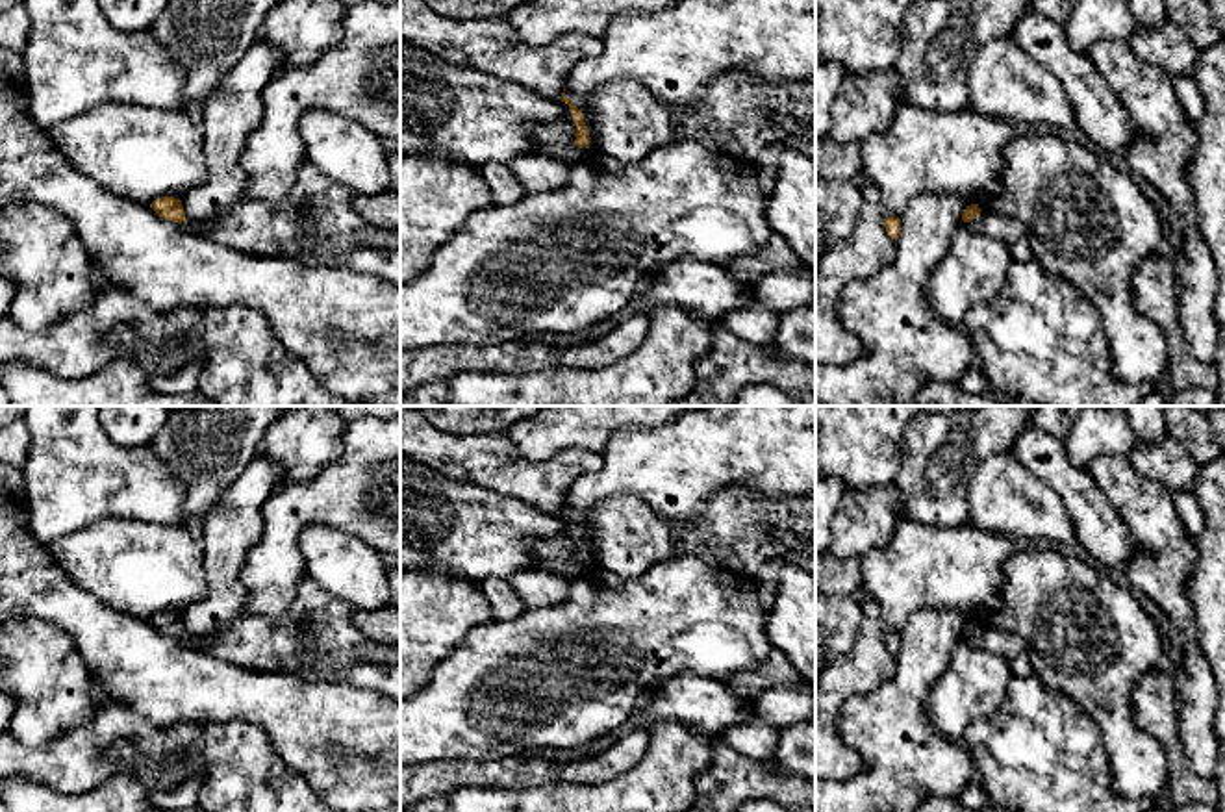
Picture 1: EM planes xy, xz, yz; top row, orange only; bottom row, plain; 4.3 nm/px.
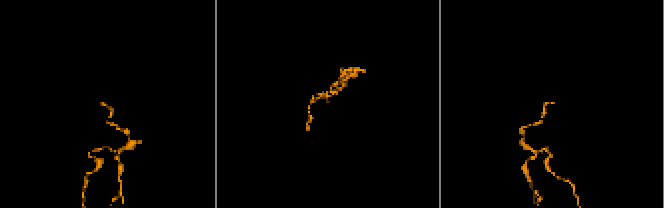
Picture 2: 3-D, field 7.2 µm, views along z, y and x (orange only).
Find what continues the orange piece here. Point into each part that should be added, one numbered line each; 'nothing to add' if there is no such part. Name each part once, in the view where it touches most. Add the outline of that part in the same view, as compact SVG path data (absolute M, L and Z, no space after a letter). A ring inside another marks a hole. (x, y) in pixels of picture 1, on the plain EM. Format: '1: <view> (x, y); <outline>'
nothing to add

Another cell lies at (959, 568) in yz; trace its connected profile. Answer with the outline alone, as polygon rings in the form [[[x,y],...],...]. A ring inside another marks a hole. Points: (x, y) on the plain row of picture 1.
[[[899,521],[891,539],[862,556],[862,593],[877,603],[886,632],[903,632],[910,615],[921,608],[975,612],[1003,590],[1003,562],[1017,551],[1014,538],[980,530],[969,523],[930,527]]]

